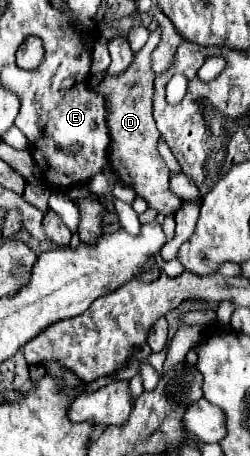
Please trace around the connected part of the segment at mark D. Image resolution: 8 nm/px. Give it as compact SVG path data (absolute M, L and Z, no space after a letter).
M154 30L150 34L150 40L146 46L134 56L132 64L120 74L110 76L104 74L100 84L92 86L94 92L100 92L104 100L110 104L108 114L108 130L110 130L110 148L108 148L108 162L118 178L120 184L126 184L134 188L138 196L142 196L150 208L154 208L158 214L174 214L182 200L174 196L168 188L168 176L170 170L166 168L166 162L158 154L158 138L160 132L156 128L154 116L152 116L152 96L154 96L154 70L152 70L152 52L160 44L162 30Z

